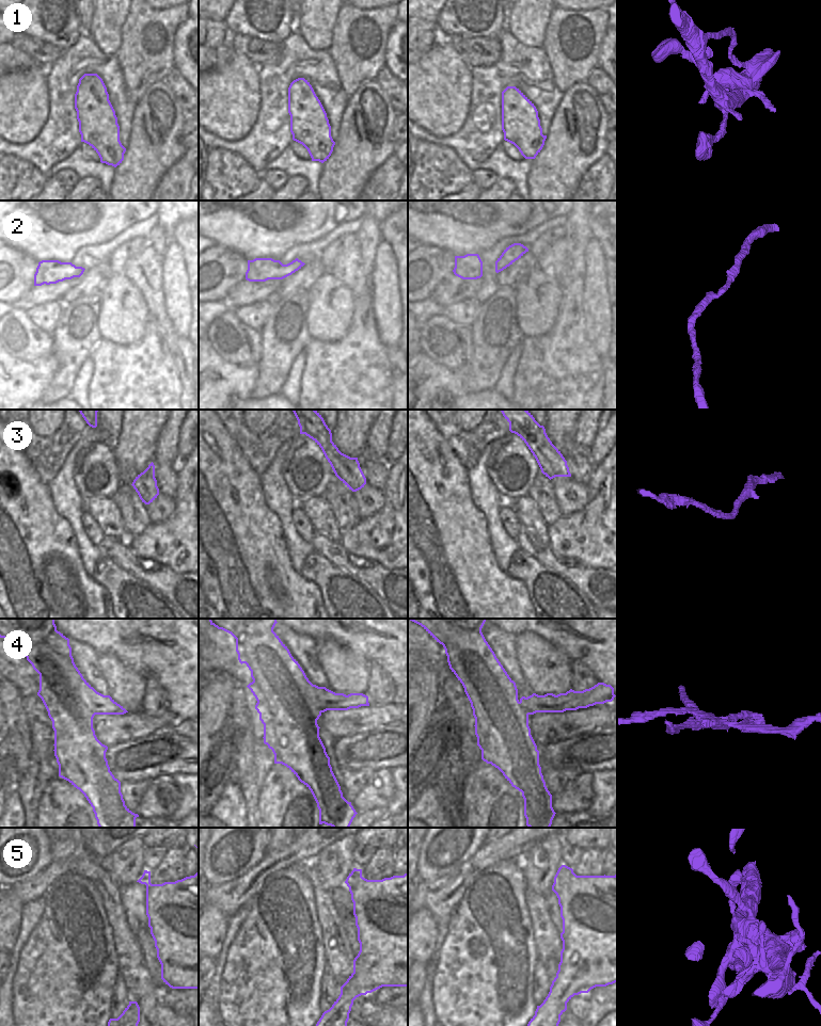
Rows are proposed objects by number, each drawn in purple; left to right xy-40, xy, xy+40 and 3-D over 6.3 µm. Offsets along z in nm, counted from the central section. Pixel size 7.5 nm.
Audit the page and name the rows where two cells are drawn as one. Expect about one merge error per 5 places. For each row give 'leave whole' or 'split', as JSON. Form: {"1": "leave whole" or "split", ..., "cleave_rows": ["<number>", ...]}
{"1": "leave whole", "2": "leave whole", "3": "leave whole", "4": "split", "5": "leave whole", "cleave_rows": ["4"]}

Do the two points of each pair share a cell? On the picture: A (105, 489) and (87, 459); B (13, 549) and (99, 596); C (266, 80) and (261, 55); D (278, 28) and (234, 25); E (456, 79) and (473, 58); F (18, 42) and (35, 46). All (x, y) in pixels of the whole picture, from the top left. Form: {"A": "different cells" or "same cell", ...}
{"A": "same cell", "B": "same cell", "C": "different cells", "D": "same cell", "E": "different cells", "F": "same cell"}

